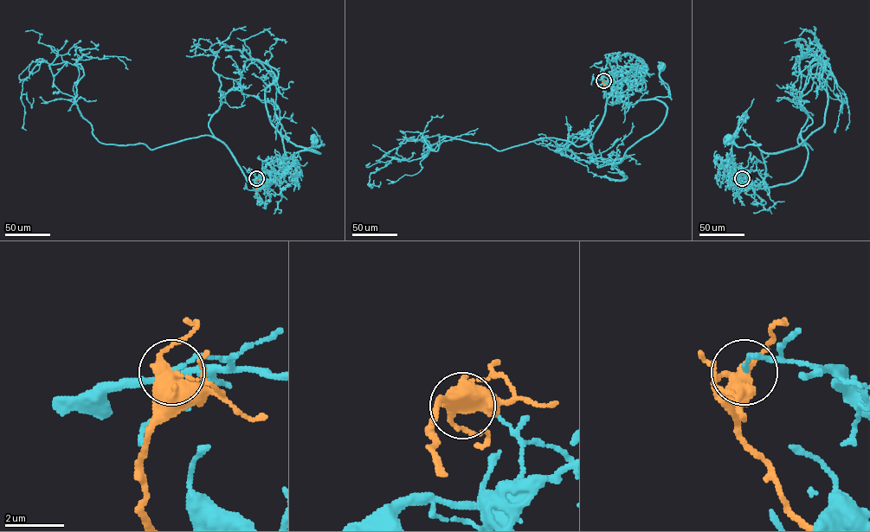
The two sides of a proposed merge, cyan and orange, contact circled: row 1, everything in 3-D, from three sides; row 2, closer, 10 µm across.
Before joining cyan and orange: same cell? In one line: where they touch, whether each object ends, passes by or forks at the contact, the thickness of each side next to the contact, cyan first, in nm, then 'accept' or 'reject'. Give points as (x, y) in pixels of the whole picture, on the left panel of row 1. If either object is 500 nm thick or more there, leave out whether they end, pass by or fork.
place (256, 178); cyan ends; orange forks; calibres 130 and 440 nm; reject

